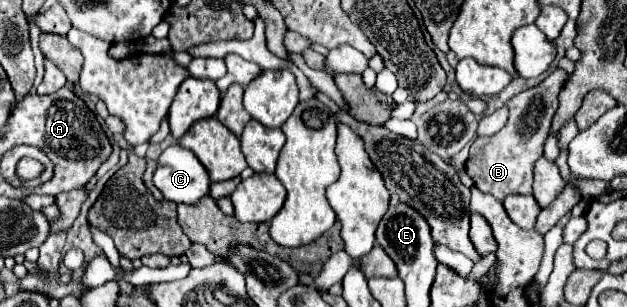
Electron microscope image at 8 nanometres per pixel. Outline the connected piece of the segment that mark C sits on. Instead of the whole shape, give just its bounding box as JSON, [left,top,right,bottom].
[153,144,209,204]

